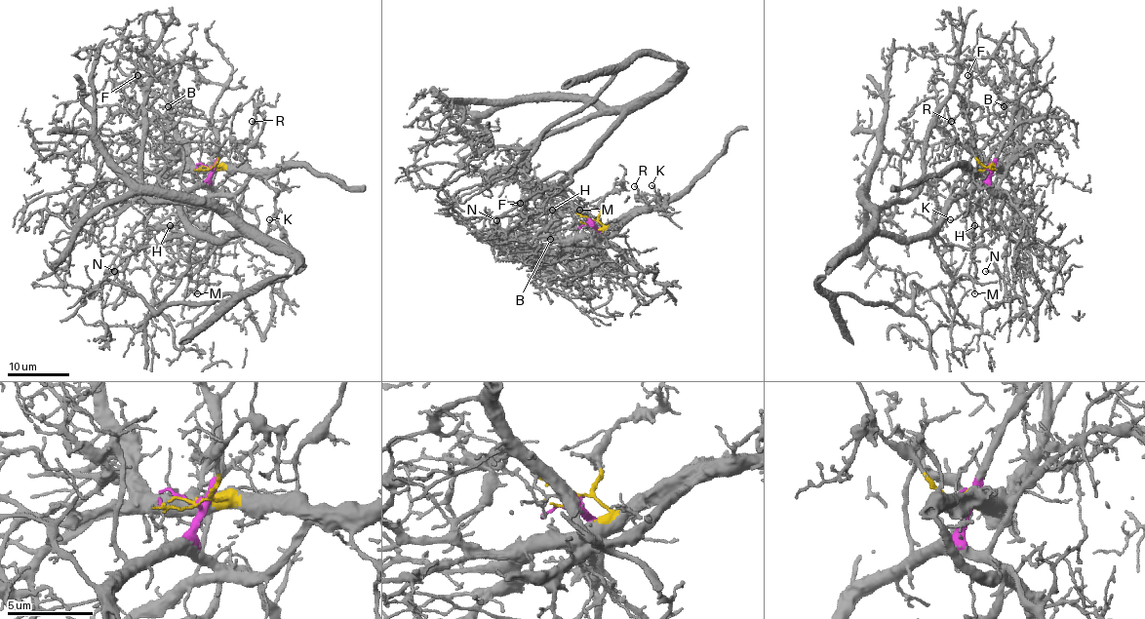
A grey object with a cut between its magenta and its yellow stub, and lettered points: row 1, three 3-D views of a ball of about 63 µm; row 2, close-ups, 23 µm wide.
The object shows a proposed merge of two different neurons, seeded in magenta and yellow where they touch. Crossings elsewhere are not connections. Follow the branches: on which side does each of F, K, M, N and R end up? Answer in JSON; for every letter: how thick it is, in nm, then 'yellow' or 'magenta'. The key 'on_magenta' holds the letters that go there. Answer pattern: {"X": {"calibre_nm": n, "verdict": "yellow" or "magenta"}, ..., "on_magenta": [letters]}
{"F": {"calibre_nm": 170, "verdict": "magenta"}, "K": {"calibre_nm": 100, "verdict": "yellow"}, "M": {"calibre_nm": 110, "verdict": "magenta"}, "N": {"calibre_nm": 150, "verdict": "magenta"}, "R": {"calibre_nm": 130, "verdict": "yellow"}, "on_magenta": ["F", "M", "N"]}

